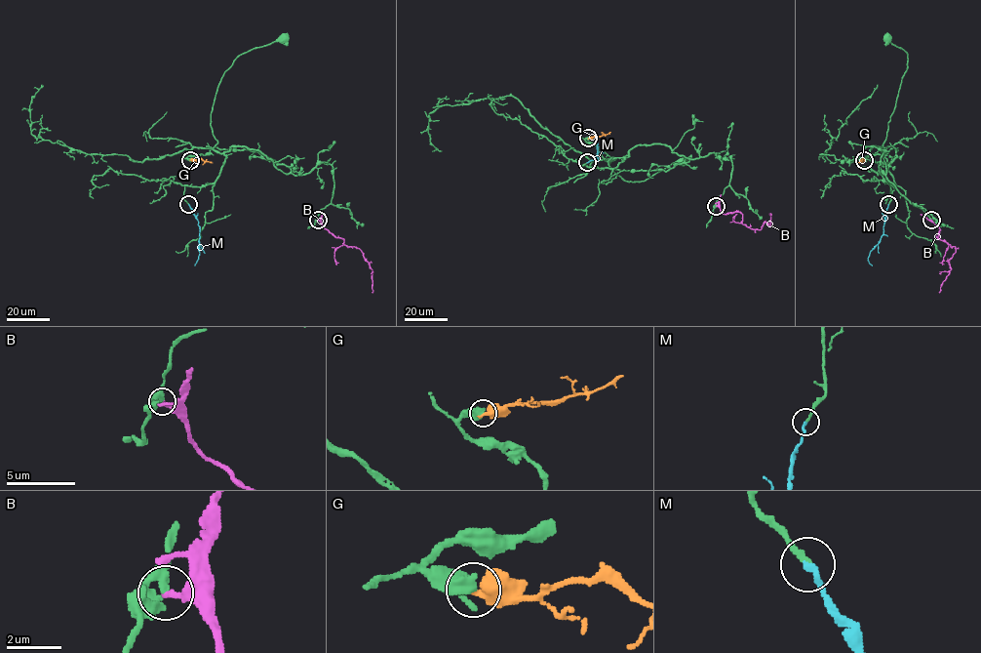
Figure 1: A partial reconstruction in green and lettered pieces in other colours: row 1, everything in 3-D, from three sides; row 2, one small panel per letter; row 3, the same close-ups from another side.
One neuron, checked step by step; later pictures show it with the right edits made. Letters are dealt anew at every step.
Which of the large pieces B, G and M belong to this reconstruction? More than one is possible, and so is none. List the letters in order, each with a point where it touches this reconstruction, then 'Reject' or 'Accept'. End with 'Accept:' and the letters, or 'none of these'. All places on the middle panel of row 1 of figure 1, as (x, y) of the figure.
B: Touches green at (716, 206). Reject
G: Touches green at (588, 138). Reject
M: Touches green at (587, 162). Accept
Accept: M

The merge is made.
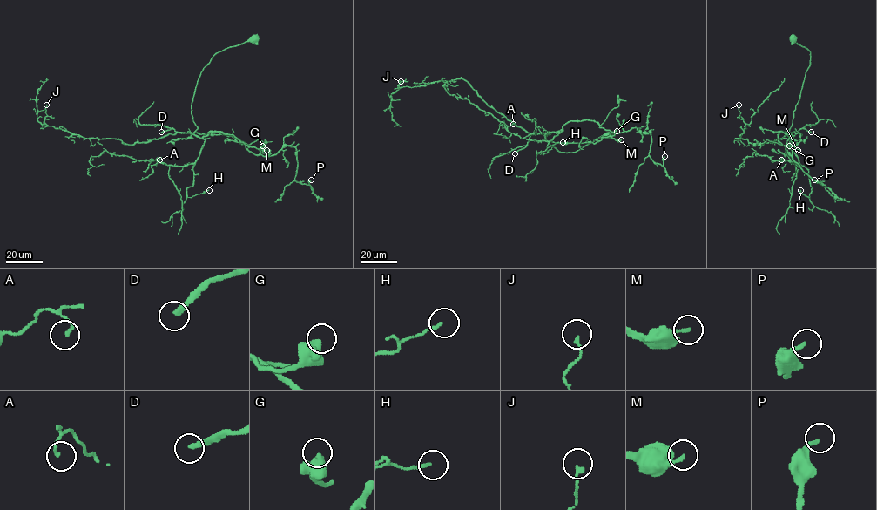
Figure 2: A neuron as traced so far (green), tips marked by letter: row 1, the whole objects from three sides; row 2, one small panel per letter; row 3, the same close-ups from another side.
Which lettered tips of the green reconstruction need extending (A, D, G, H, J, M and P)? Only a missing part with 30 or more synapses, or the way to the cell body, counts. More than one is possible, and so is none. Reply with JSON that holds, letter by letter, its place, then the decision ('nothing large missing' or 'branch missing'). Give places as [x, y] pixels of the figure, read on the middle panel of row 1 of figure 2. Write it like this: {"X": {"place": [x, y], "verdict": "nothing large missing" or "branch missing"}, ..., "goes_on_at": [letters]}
{"A": {"place": [513, 124], "verdict": "nothing large missing"}, "D": {"place": [515, 153], "verdict": "branch missing"}, "G": {"place": [617, 131], "verdict": "nothing large missing"}, "H": {"place": [563, 142], "verdict": "nothing large missing"}, "J": {"place": [401, 81], "verdict": "nothing large missing"}, "M": {"place": [621, 139], "verdict": "nothing large missing"}, "P": {"place": [664, 156], "verdict": "nothing large missing"}, "goes_on_at": ["D"]}

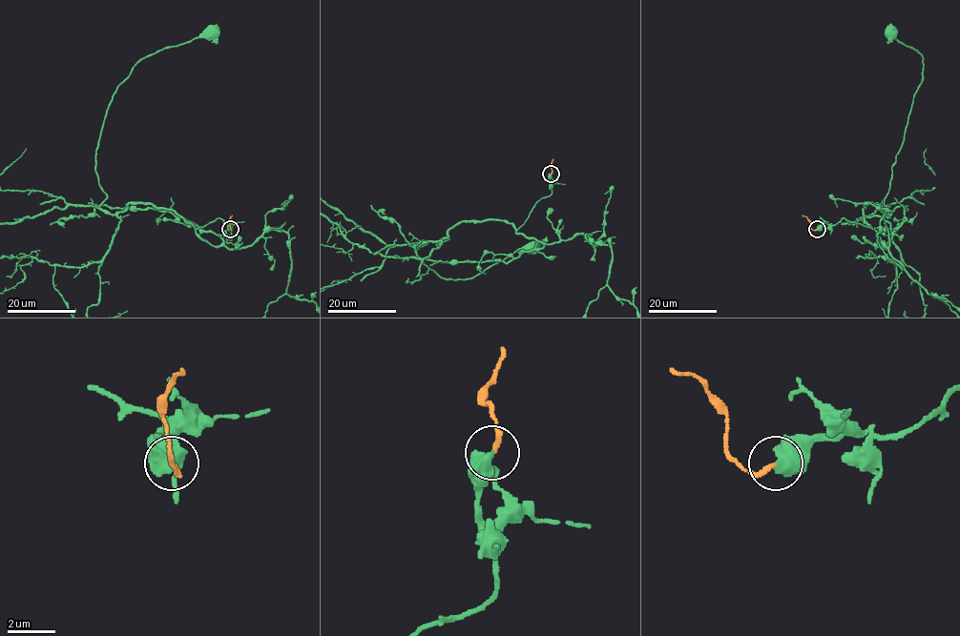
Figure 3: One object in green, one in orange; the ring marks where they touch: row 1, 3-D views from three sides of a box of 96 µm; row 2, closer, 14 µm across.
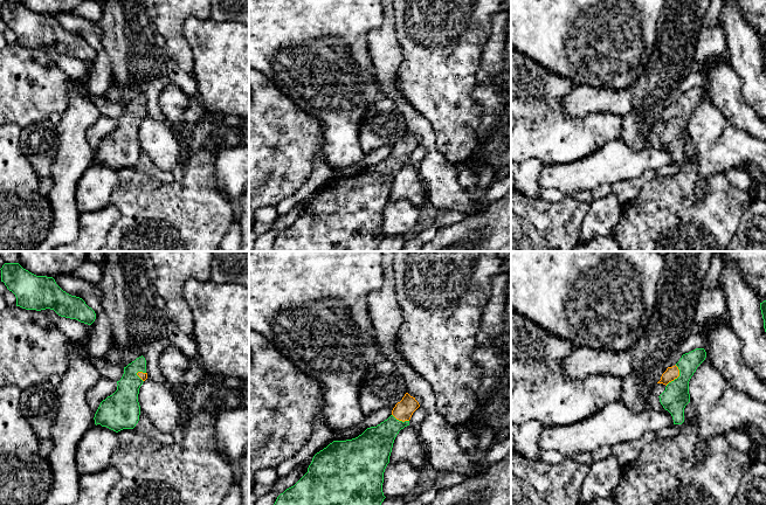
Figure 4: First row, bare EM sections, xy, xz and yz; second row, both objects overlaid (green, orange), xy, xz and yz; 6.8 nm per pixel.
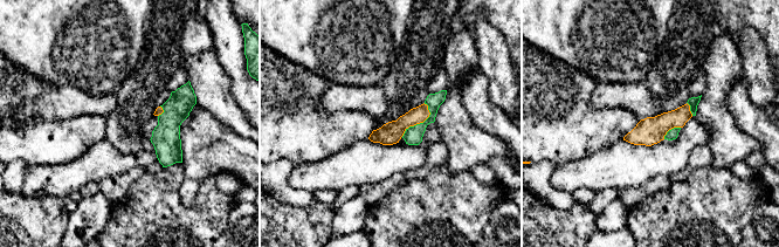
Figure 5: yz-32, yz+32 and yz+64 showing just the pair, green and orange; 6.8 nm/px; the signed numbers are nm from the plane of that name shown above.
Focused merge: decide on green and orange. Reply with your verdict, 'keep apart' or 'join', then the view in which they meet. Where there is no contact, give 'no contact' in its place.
join | yz

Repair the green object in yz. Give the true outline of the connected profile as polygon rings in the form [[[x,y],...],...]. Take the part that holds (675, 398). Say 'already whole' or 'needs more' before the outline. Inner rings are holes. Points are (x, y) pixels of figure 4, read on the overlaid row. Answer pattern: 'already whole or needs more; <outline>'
needs more; [[[704,348],[683,354],[675,366],[667,368],[657,382],[667,386],[658,397],[663,408],[671,414],[674,424],[684,422],[684,408],[690,402],[689,381],[705,358]]]

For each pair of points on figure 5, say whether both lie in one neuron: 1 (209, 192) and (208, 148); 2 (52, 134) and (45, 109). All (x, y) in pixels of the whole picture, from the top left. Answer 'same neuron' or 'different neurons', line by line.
1: different neurons
2: different neurons

